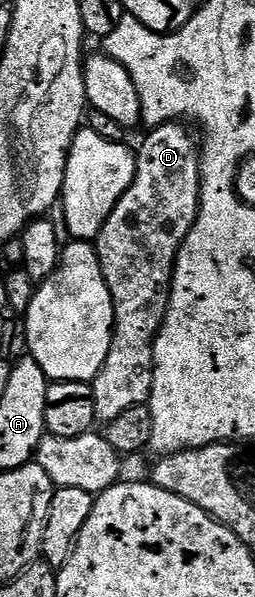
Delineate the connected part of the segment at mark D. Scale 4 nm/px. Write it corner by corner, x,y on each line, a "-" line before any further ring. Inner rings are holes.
173,121
153,127
141,141
136,151
134,181
126,193
114,205
110,217
102,225
94,246
102,265
102,277
110,289
114,305
114,329
110,341
110,353
102,361
102,369
92,380
94,409
101,424
114,421
126,409
147,404
152,395
154,381
154,345
162,321
168,312
168,298
172,292
172,271
176,267
176,255
180,244
187,237
200,208
200,147
198,139
187,131
183,122

